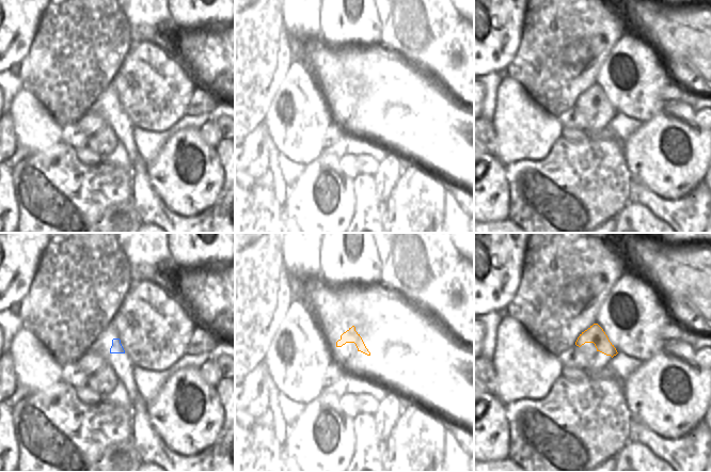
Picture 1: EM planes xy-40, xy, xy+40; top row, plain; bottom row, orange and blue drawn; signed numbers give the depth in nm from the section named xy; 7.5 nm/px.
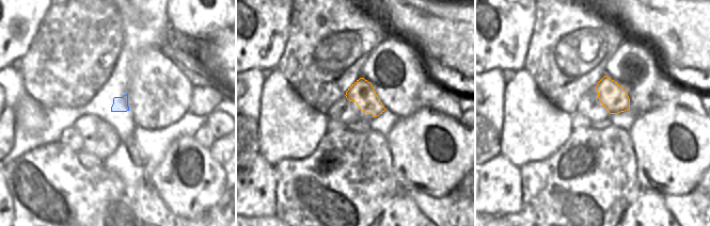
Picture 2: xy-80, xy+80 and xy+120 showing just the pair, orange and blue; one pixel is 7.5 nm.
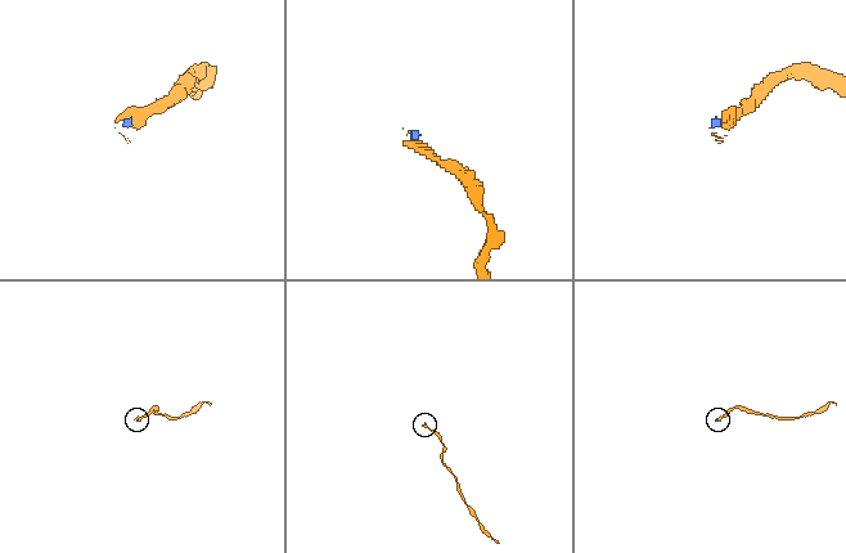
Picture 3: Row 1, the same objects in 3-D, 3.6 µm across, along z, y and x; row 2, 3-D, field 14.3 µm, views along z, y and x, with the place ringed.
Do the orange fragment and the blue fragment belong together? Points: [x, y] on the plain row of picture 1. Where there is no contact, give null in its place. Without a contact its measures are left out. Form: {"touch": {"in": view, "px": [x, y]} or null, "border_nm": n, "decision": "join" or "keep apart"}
{"touch": null, "decision": "keep apart"}

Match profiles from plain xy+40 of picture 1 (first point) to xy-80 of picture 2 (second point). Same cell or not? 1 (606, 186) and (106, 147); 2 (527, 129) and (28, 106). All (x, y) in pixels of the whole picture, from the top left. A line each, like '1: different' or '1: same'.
1: different
2: same

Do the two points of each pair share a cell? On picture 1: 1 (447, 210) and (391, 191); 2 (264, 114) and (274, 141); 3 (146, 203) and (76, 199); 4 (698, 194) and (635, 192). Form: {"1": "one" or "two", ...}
{"1": "one", "2": "one", "3": "two", "4": "one"}

